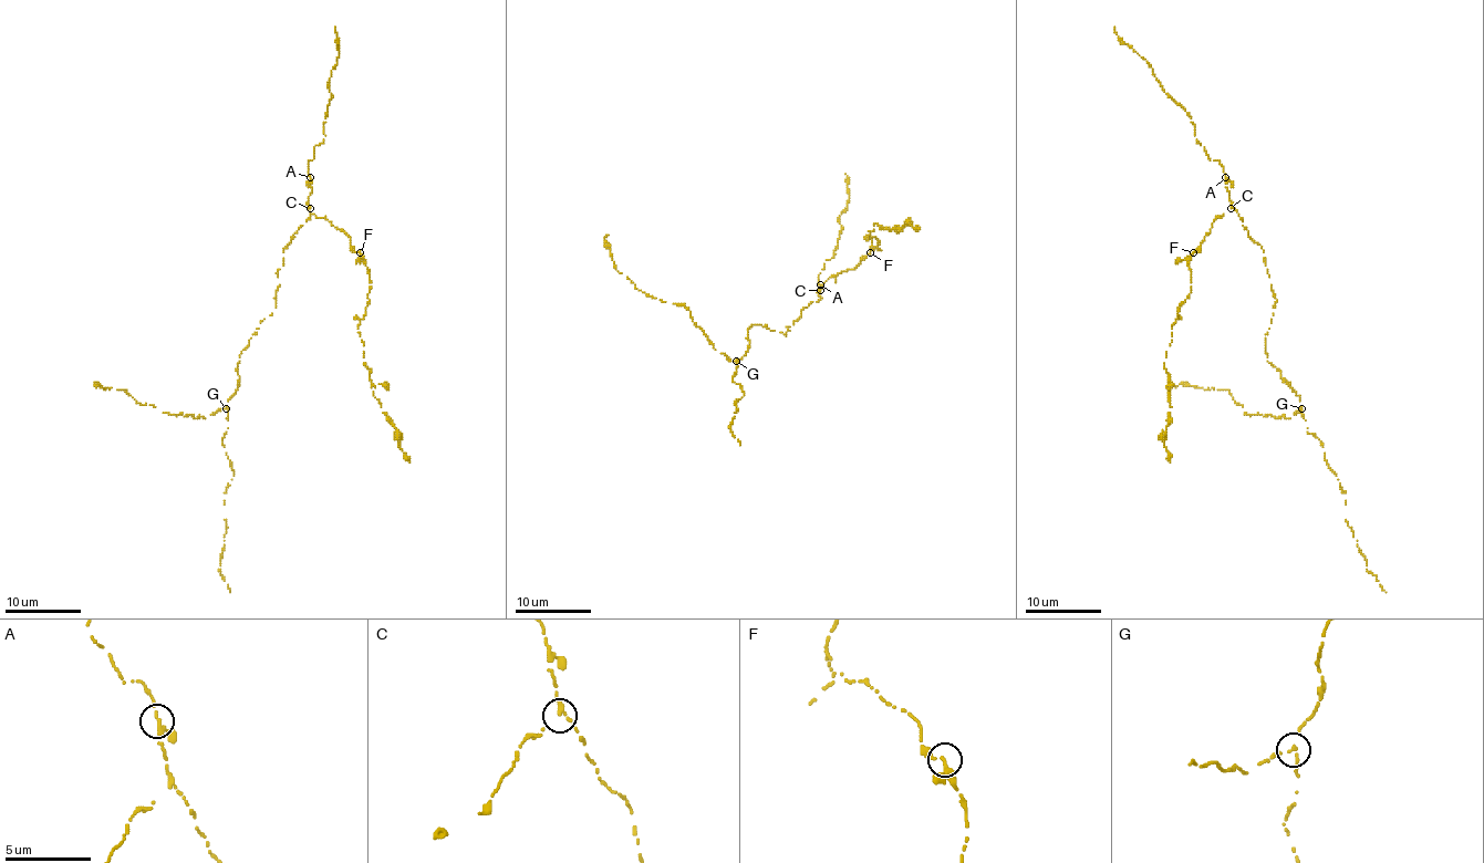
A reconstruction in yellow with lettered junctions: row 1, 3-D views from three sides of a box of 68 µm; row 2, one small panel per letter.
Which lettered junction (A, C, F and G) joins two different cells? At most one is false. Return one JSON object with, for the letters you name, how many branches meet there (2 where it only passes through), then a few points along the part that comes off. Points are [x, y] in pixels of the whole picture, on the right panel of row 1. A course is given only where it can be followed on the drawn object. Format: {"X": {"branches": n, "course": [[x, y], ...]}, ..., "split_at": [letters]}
{"split_at": []}

